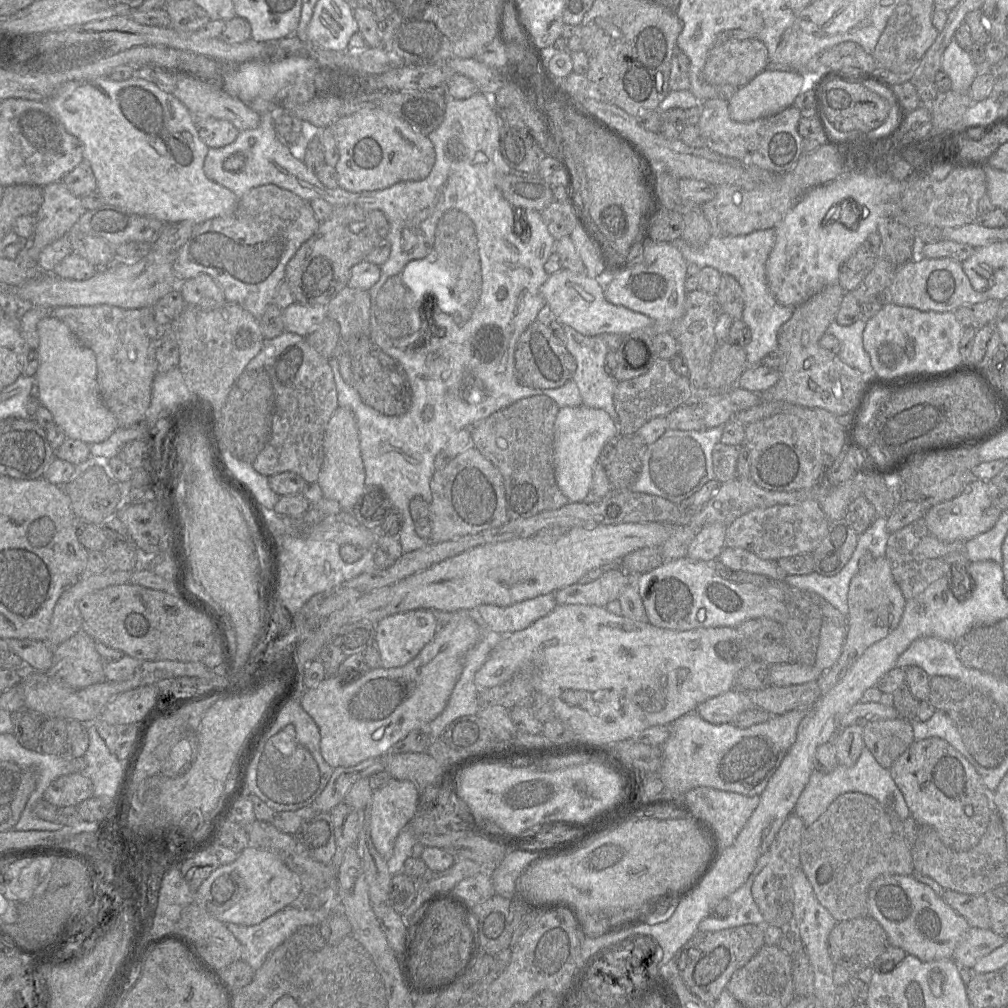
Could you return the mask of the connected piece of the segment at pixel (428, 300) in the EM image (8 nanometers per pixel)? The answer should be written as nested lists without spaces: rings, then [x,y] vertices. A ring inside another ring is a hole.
[[[478,92],[467,99],[448,99],[446,105],[446,112],[444,120],[441,125],[428,135],[435,150],[435,163],[429,175],[420,181],[402,181],[398,182],[386,189],[376,191],[363,191],[363,192],[349,192],[340,187],[336,189],[329,189],[325,187],[316,176],[316,173],[310,170],[302,161],[299,156],[299,151],[289,148],[287,145],[282,144],[276,136],[274,129],[274,116],[275,112],[265,112],[260,115],[260,122],[258,126],[251,130],[240,131],[237,138],[230,144],[220,148],[209,148],[203,164],[203,172],[205,176],[227,188],[233,192],[238,199],[240,199],[246,192],[258,186],[273,184],[279,188],[288,190],[300,198],[311,201],[314,199],[323,199],[329,202],[332,206],[340,205],[355,205],[365,211],[380,210],[382,211],[389,222],[390,228],[386,238],[391,245],[391,252],[388,260],[380,266],[381,276],[377,283],[370,289],[370,330],[369,336],[371,340],[378,345],[383,352],[396,359],[406,371],[411,389],[412,389],[412,404],[408,412],[401,416],[385,416],[367,406],[360,398],[357,391],[351,384],[343,381],[340,369],[339,359],[332,357],[329,359],[336,389],[337,401],[339,407],[348,408],[355,416],[357,428],[359,432],[360,452],[365,469],[365,485],[376,485],[383,488],[389,496],[393,508],[401,513],[410,514],[409,504],[416,496],[421,496],[423,500],[429,504],[432,502],[432,492],[430,488],[430,481],[435,473],[434,462],[437,454],[443,451],[449,439],[463,428],[471,428],[483,419],[487,418],[496,411],[510,406],[511,404],[530,396],[545,395],[553,399],[559,408],[562,407],[578,407],[585,405],[591,408],[602,409],[606,411],[618,425],[618,416],[614,406],[614,393],[618,381],[610,376],[605,369],[605,361],[610,348],[603,341],[601,336],[585,336],[574,328],[563,325],[566,334],[565,346],[568,351],[574,356],[577,361],[577,369],[574,375],[574,380],[568,381],[565,385],[556,389],[536,389],[529,388],[519,383],[515,375],[515,348],[519,337],[527,329],[527,327],[534,321],[541,321],[548,324],[553,320],[552,314],[547,307],[546,300],[541,294],[541,287],[549,278],[549,275],[544,270],[544,264],[549,256],[555,251],[556,239],[549,233],[544,221],[542,220],[539,211],[534,210],[531,213],[529,208],[524,209],[524,216],[527,225],[530,229],[528,241],[522,241],[520,236],[515,232],[515,208],[504,198],[502,192],[496,185],[497,174],[513,174],[516,176],[526,177],[530,176],[529,173],[512,169],[503,159],[500,151],[500,130],[504,121],[498,113],[491,96],[482,92]],[[233,155],[238,155],[238,159],[233,159],[235,168],[237,170],[227,171],[224,169],[223,164],[226,159]]]

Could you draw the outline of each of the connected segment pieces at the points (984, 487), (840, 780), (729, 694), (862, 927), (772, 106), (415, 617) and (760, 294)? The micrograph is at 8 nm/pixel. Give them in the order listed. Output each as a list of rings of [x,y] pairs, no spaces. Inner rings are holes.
[[[975,479],[953,499],[928,507],[924,519],[929,532],[940,541],[966,542],[992,529],[1002,512],[990,496],[989,482]]]
[[[865,746],[858,761],[852,767],[838,765],[827,774],[814,770],[807,785],[797,799],[793,812],[803,821],[805,827],[810,826],[827,810],[834,800],[849,792],[860,792],[869,795],[884,807],[887,798],[891,798],[894,801],[893,814],[896,817],[904,821],[911,816],[905,798],[892,779],[889,769],[882,767]]]
[[[734,688],[699,704],[695,713],[712,724],[725,724],[732,723],[740,713],[754,708],[756,706],[748,693]]]
[[[871,916],[837,922],[828,937],[829,953],[833,963],[844,967],[852,975],[857,975],[860,971],[873,967],[889,946],[886,931]]]
[[[764,70],[745,86],[736,90],[728,101],[729,113],[737,122],[749,122],[759,118],[773,116],[784,109],[793,106],[796,97],[806,90],[814,76],[803,76],[796,71]]]
[[[417,609],[385,617],[376,624],[375,645],[381,656],[381,667],[402,667],[413,660],[434,638],[440,623],[435,613],[428,609]]]
[[[771,228],[740,236],[711,236],[706,245],[700,248],[691,247],[682,238],[676,239],[674,243],[688,263],[694,263],[701,269],[715,268],[721,274],[729,274],[739,282],[744,298],[742,320],[751,331],[751,341],[744,347],[749,366],[760,364],[766,355],[778,348],[778,331],[794,312],[794,308],[779,304],[768,286],[766,262],[775,242],[776,231]]]

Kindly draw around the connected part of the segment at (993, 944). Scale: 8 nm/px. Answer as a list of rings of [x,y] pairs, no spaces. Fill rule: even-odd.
[[[971,927],[957,945],[952,959],[960,968],[972,969],[981,958],[1002,946],[1006,941],[1007,937],[991,929]]]

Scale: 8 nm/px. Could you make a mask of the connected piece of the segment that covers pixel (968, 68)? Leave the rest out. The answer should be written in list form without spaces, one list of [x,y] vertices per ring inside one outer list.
[[[955,37],[942,55],[941,69],[951,80],[951,90],[960,94],[968,94],[975,77],[978,75],[977,66],[970,53],[959,46]]]

